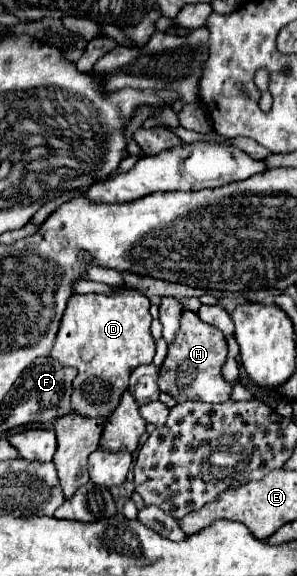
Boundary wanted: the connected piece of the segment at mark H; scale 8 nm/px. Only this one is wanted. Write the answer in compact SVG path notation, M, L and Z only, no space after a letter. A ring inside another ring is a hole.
M184 311L178 337L168 347L168 357L160 367L160 391L170 393L178 403L188 399L198 399L206 403L224 403L230 399L230 393L236 383L230 383L222 375L222 367L226 363L228 347L220 329L204 323L194 311Z

